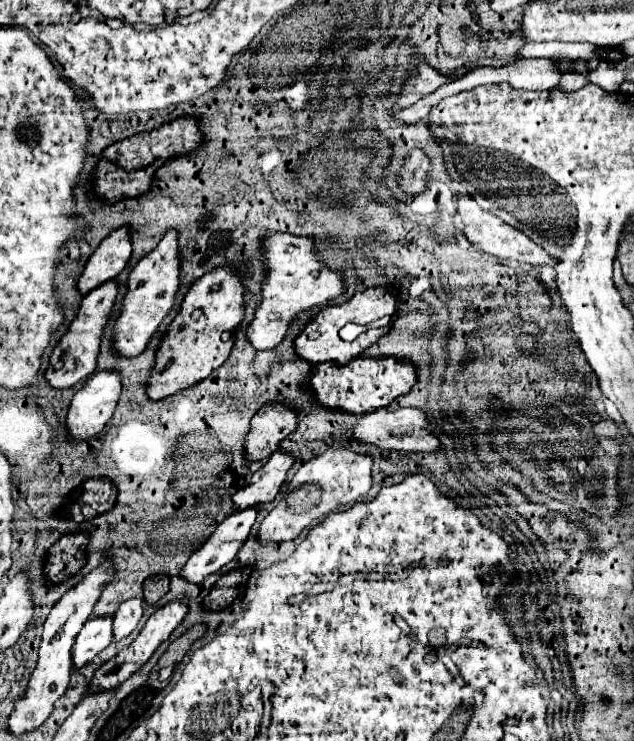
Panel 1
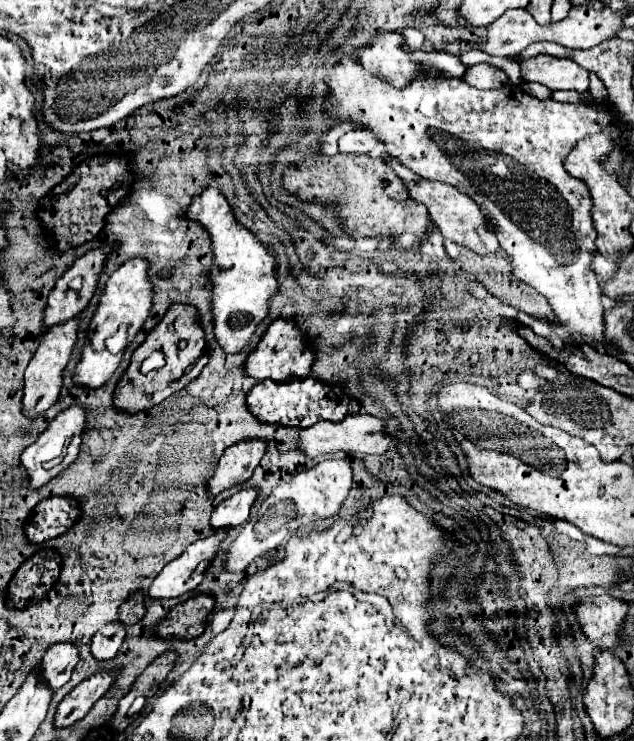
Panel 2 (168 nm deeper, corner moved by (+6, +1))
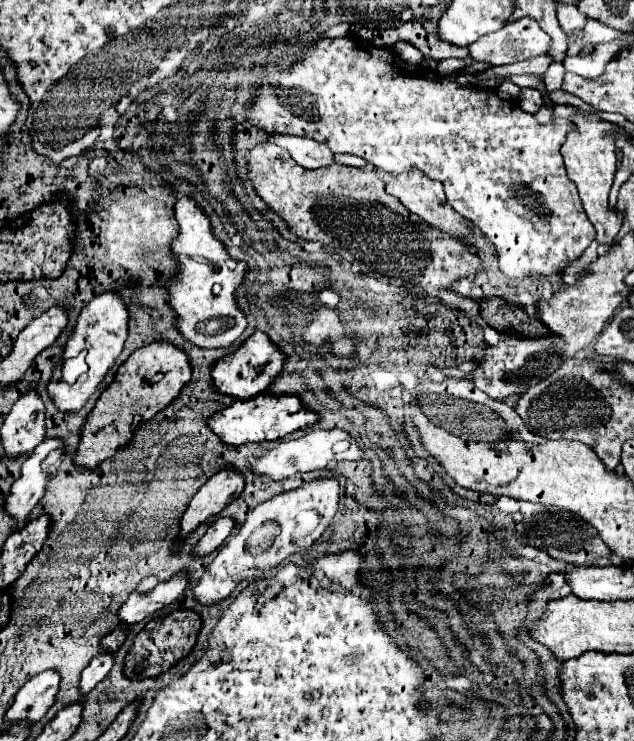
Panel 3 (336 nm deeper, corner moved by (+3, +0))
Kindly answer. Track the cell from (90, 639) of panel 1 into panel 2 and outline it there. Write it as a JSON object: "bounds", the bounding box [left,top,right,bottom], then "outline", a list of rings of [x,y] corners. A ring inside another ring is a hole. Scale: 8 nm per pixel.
{"bounds":[39,644,79,692],"outline":[[[53,644],[41,660],[39,676],[45,680],[47,688],[57,692],[63,684],[69,682],[73,668],[79,662],[79,648],[75,644]]]}

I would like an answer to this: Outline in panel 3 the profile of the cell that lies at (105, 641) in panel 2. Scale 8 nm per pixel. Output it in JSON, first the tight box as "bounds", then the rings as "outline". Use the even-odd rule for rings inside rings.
{"bounds":[80,651,114,693],"outline":[[[100,651],[100,653],[90,661],[90,665],[82,671],[82,679],[80,679],[80,689],[82,689],[82,693],[92,691],[94,685],[100,683],[100,681],[110,673],[112,665],[114,665],[114,655]]]}

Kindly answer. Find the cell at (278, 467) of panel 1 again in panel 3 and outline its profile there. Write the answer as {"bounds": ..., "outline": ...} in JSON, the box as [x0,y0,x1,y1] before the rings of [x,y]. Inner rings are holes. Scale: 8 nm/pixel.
{"bounds":[194,517,236,555],"outline":[[[218,517],[216,521],[212,521],[208,525],[206,535],[198,541],[198,545],[194,549],[196,555],[208,555],[210,551],[218,549],[226,541],[226,537],[232,533],[234,527],[236,527],[236,519],[232,519],[232,517]]]}

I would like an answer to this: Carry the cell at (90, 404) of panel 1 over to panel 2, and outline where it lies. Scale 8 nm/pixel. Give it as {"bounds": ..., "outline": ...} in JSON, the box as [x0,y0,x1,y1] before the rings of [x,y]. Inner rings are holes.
{"bounds":[21,406,85,490],"outline":[[[71,406],[71,408],[67,408],[65,412],[61,412],[53,422],[49,422],[47,430],[37,438],[35,444],[31,444],[31,446],[25,448],[25,452],[21,454],[21,464],[23,464],[25,470],[27,470],[27,482],[29,482],[27,486],[29,486],[31,490],[37,490],[37,488],[45,486],[51,478],[55,478],[53,472],[55,472],[57,468],[63,470],[69,462],[75,460],[75,456],[77,456],[77,452],[79,452],[79,446],[81,446],[81,432],[83,432],[83,430],[85,430],[85,408],[81,408],[81,406]]]}

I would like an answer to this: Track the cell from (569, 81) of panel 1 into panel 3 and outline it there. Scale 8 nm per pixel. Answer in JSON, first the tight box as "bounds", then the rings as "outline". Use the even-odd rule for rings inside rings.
{"bounds":[518,89,542,113],"outline":[[[520,89],[518,103],[524,111],[538,113],[538,109],[542,107],[542,93],[538,89]]]}

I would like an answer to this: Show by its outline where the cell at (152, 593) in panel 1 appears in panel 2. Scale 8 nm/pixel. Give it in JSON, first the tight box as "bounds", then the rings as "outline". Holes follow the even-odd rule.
{"bounds":[117,594,145,626],"outline":[[[131,594],[119,608],[117,614],[117,622],[125,624],[125,626],[133,626],[137,624],[145,614],[145,596],[143,594]]]}

